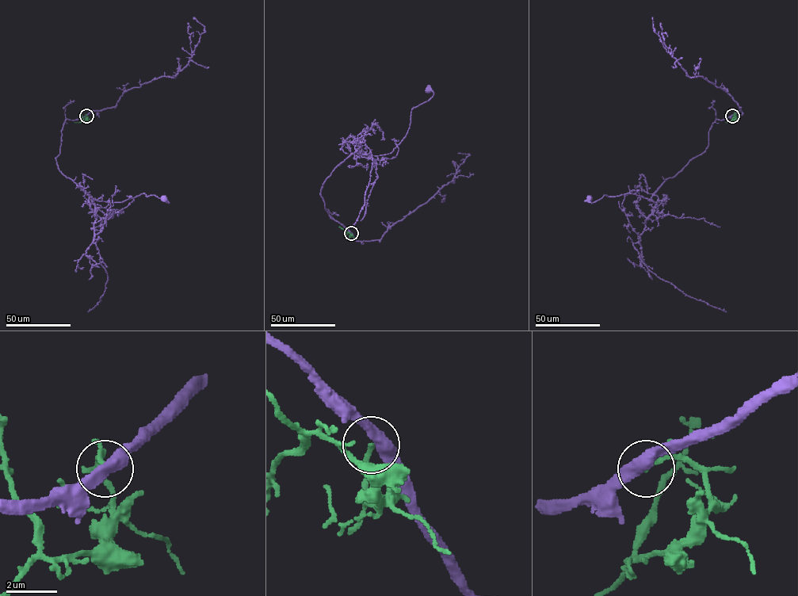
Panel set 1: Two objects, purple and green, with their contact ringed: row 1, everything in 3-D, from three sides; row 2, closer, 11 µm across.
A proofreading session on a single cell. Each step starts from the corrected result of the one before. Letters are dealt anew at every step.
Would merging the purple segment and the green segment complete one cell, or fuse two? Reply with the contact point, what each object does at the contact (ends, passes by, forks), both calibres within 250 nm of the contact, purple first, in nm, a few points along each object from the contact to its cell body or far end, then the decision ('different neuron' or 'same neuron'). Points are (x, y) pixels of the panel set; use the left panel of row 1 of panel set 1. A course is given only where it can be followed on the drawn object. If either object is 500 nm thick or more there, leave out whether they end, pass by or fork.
(86, 116) | purple passes by | green ends | 480/200 nm | purple via (86, 116), (66, 120), (55, 158), (59, 169), (95, 200), (123, 202), (144, 193), (169, 202), (164, 199) | green via (86, 116), (85, 120), (74, 123) | different neuron

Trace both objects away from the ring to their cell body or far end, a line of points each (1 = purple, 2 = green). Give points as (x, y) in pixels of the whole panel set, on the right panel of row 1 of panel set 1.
1: (732, 116), (715, 119), (708, 147), (665, 181), (653, 193), (654, 203), (633, 193), (589, 199)
2: (732, 116), (735, 116), (734, 119), (726, 123)

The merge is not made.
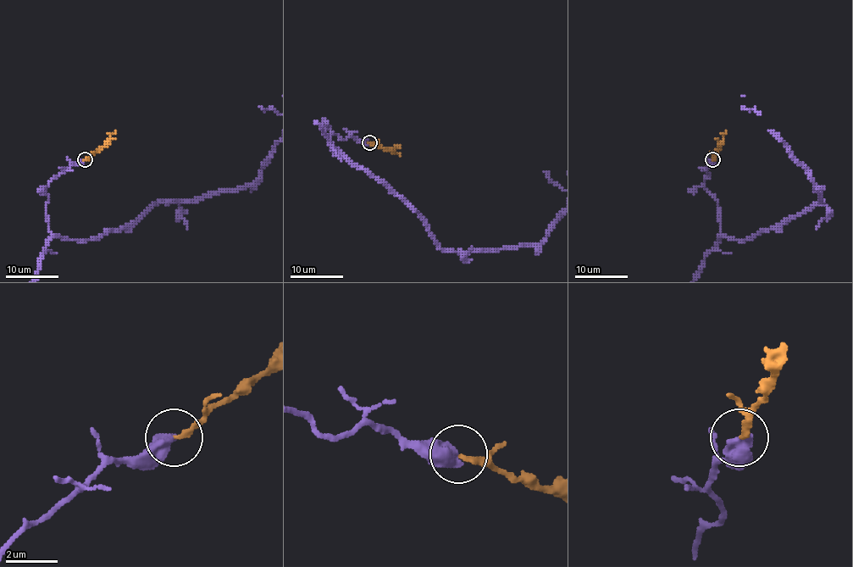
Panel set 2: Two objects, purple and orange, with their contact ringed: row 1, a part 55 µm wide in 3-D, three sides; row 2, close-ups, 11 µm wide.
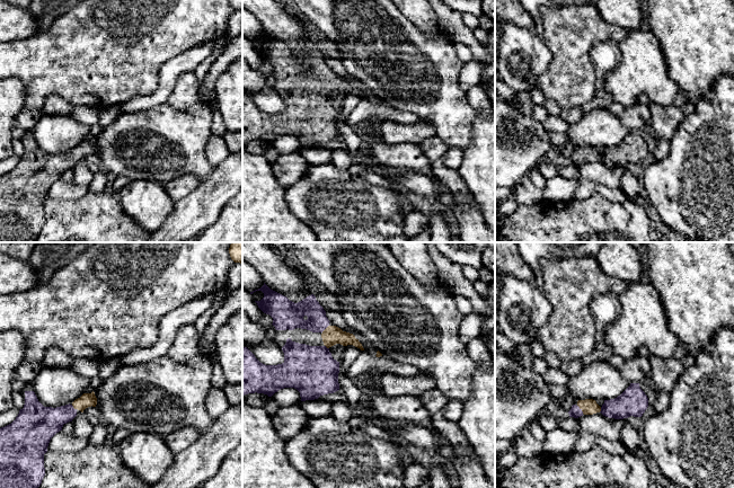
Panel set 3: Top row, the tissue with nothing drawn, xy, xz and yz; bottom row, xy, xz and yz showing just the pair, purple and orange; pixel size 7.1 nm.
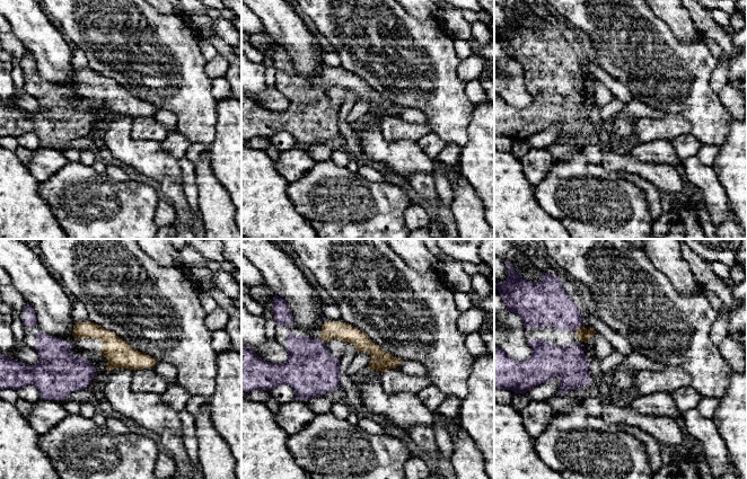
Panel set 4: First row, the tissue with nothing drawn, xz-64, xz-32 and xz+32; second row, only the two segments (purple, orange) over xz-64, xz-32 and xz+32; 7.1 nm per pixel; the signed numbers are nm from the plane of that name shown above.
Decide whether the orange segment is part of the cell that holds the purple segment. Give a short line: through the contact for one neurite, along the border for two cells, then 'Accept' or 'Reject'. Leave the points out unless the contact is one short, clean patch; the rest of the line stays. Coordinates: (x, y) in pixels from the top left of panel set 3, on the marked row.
Line: yz (575, 411), (580, 409), (589, 406). Accept

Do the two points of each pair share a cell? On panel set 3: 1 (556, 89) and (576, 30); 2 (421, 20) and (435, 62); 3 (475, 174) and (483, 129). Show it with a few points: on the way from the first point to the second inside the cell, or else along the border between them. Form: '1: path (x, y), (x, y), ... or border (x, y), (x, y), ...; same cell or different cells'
1: path (571, 74), (571, 45); same cell
2: border (405, 16), (429, 36), (443, 35); different cells
3: path (483, 162), (483, 140); same cell

